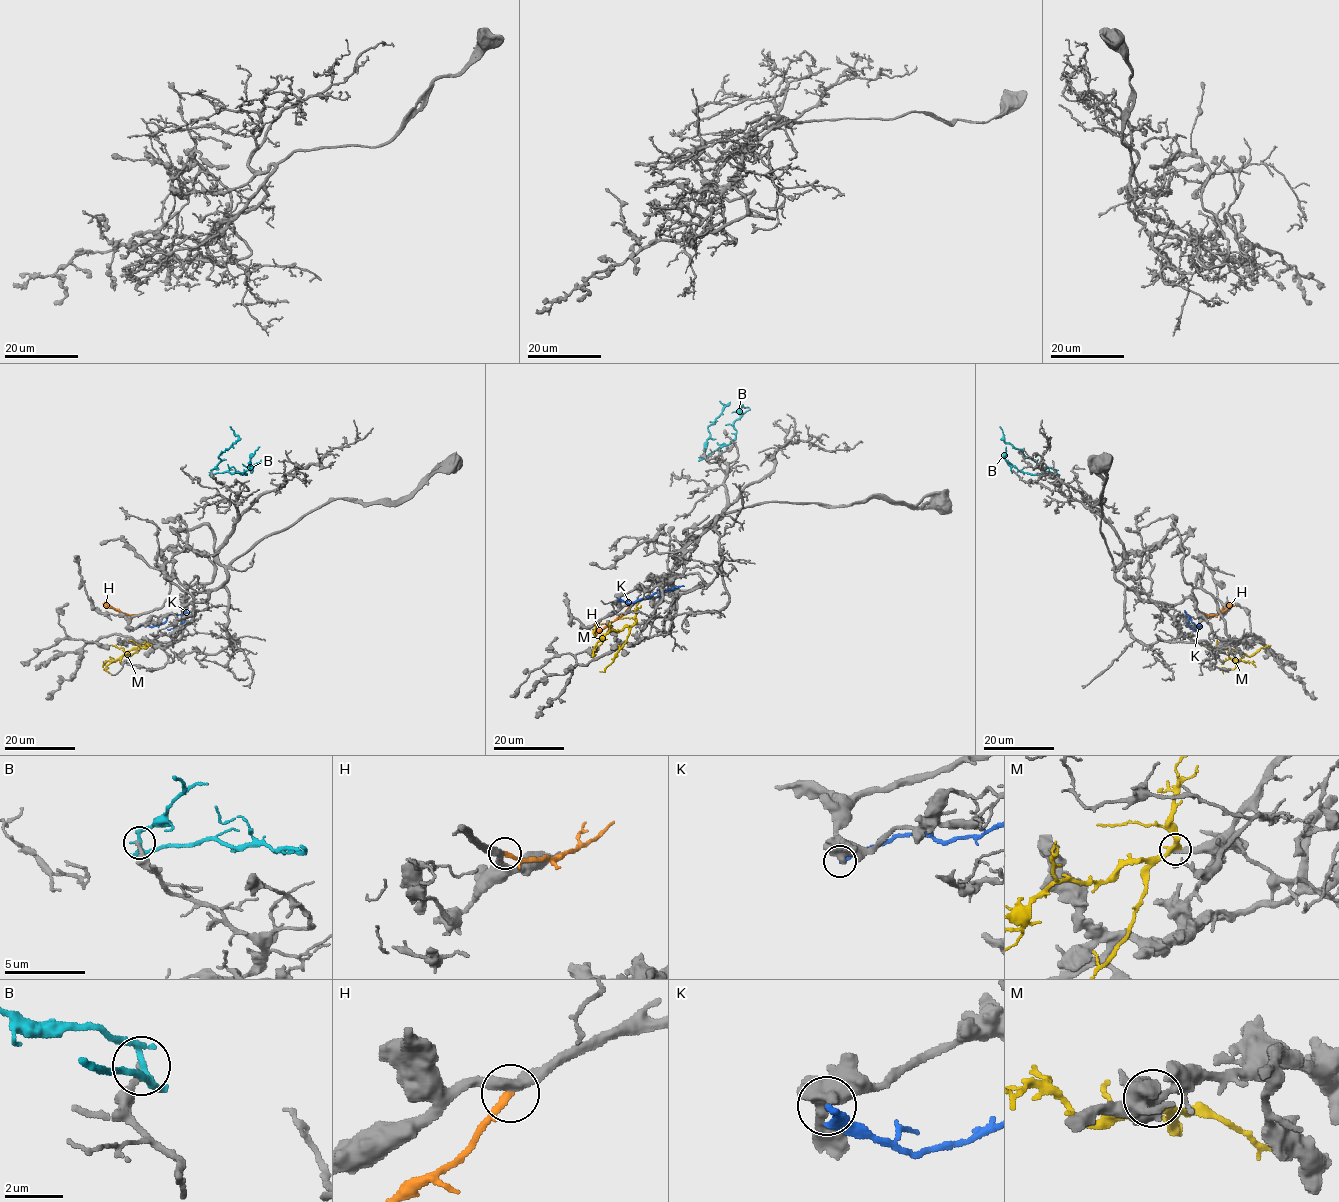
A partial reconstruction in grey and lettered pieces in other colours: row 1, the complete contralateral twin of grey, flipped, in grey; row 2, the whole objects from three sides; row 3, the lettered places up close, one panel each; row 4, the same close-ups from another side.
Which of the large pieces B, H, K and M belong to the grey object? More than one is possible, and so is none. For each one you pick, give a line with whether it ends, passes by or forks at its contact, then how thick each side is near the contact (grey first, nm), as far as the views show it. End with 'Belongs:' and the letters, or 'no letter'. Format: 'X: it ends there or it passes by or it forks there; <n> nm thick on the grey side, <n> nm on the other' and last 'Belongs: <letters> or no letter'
M: it passes by; 240 nm thick on the grey side, 300 nm on the other
Belongs: M

